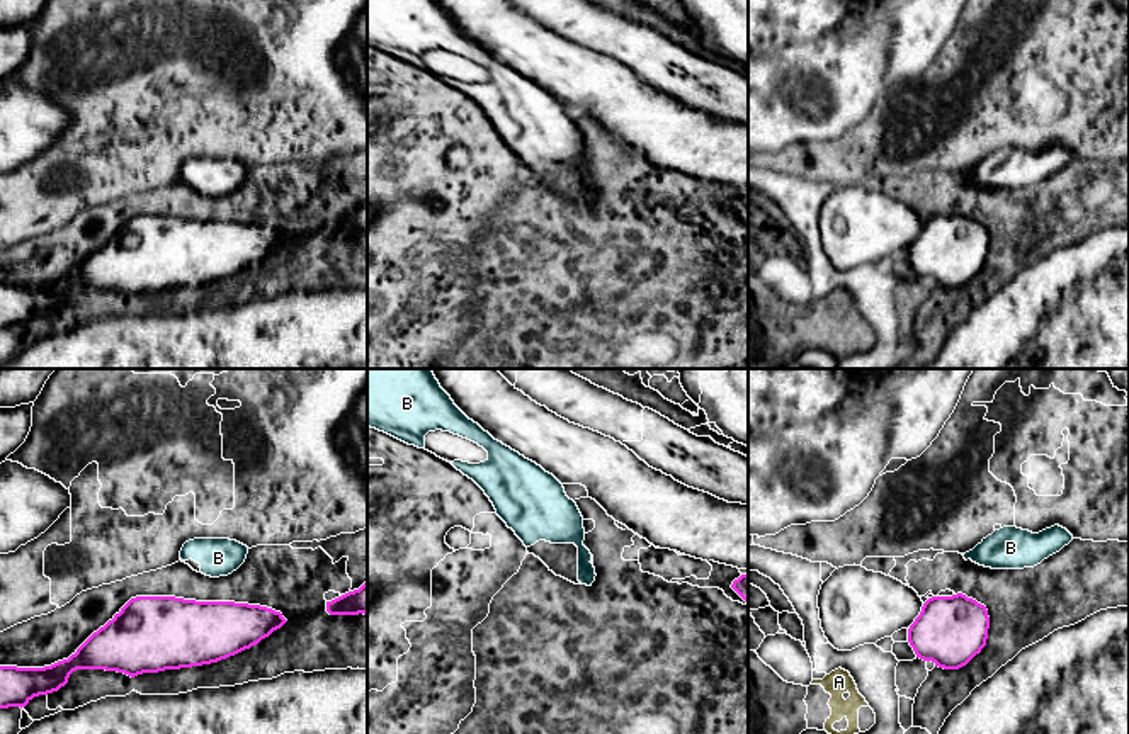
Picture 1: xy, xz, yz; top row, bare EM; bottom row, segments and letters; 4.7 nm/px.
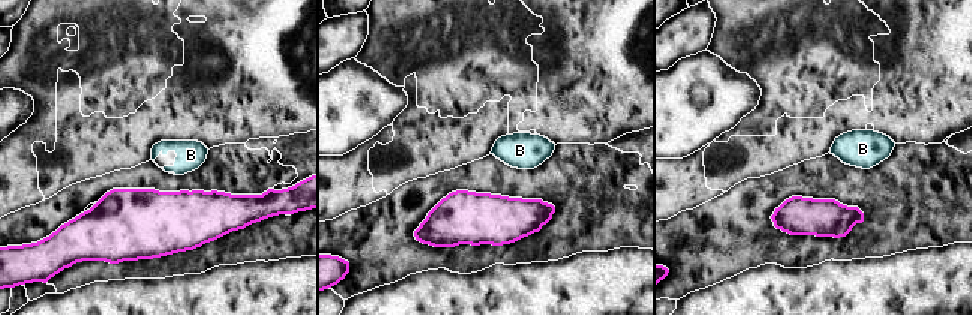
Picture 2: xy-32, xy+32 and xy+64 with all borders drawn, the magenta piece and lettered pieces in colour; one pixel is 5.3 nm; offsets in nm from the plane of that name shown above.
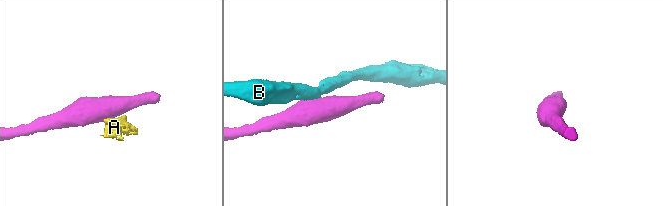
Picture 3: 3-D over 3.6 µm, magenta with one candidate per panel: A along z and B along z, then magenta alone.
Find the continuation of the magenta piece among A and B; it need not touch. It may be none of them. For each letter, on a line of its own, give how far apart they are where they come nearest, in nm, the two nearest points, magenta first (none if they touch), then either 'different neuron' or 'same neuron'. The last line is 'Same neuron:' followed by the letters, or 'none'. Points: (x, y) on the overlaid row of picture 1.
A: 320 nm | yz (910, 644), (852, 678) | different neuron
B: 120 nm | xy (211, 602), (211, 576) | different neuron
Same neuron: none

